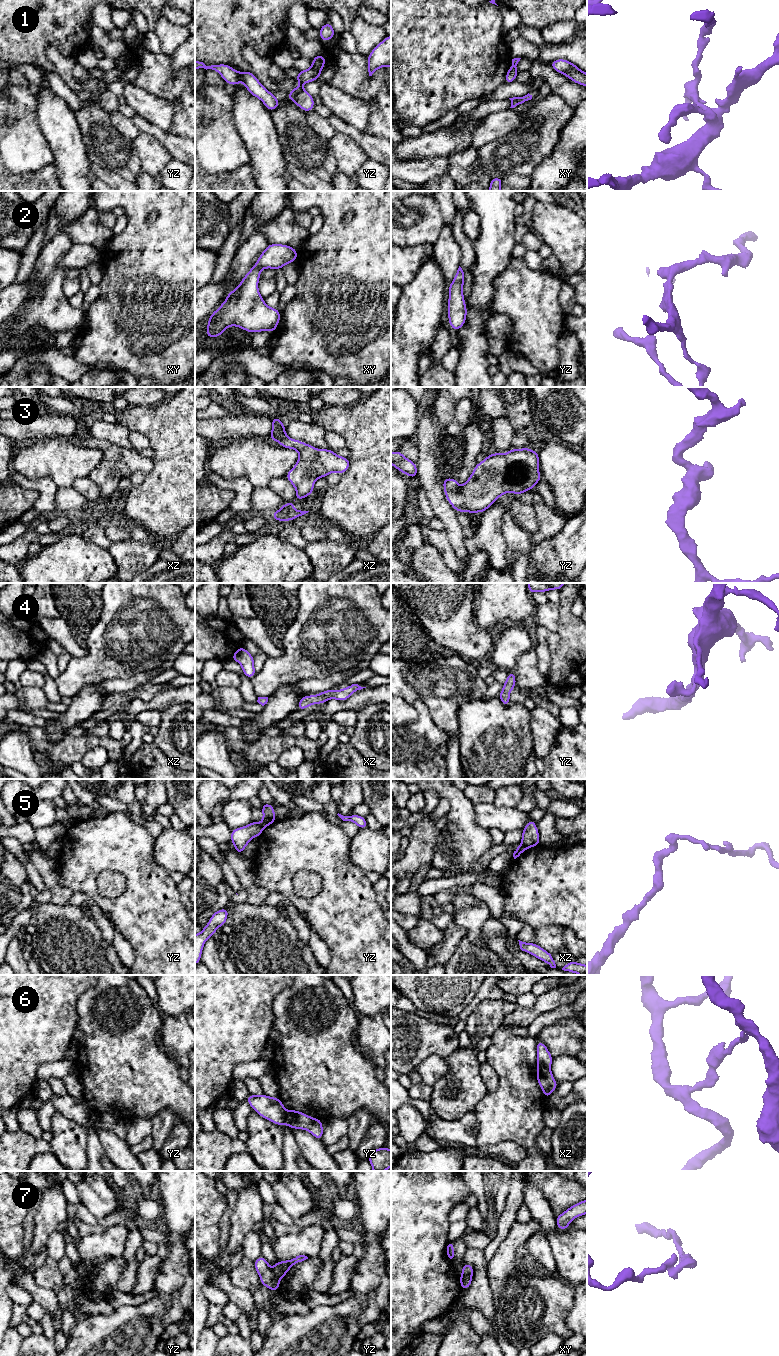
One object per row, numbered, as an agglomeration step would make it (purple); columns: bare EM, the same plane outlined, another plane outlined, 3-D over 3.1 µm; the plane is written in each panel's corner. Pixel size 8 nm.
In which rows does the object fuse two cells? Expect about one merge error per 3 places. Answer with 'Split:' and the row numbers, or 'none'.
Split: 1, 5, 6, 7

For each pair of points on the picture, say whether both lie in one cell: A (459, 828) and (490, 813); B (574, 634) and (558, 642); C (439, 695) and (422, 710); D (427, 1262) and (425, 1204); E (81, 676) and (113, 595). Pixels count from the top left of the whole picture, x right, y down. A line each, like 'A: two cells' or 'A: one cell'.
A: two cells
B: one cell
C: two cells
D: one cell
E: one cell

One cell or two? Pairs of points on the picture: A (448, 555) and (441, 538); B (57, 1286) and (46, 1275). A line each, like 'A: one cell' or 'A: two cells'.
A: one cell
B: one cell

